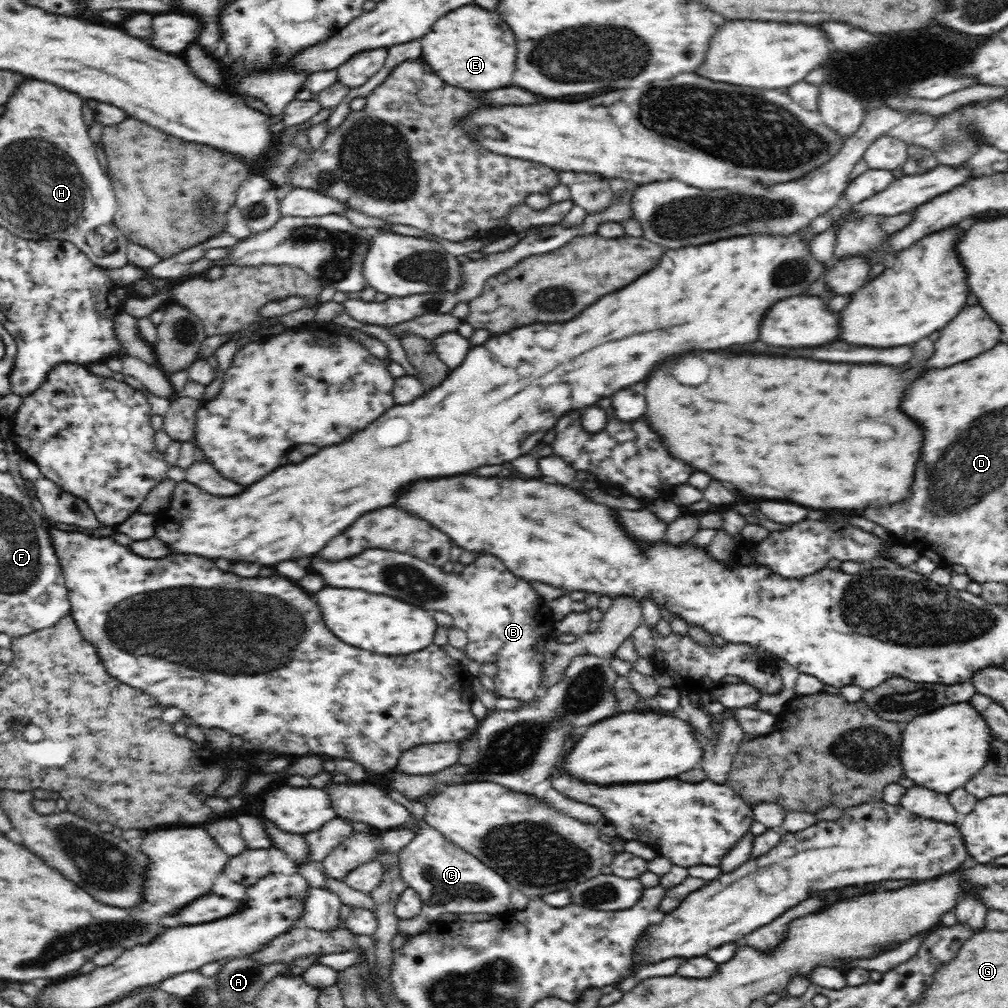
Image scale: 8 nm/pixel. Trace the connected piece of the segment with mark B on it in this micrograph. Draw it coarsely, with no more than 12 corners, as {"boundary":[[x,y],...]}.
{"boundary":[[383,548],[308,556],[324,586],[448,612],[500,696],[541,693],[555,622],[498,557],[461,576]]}

